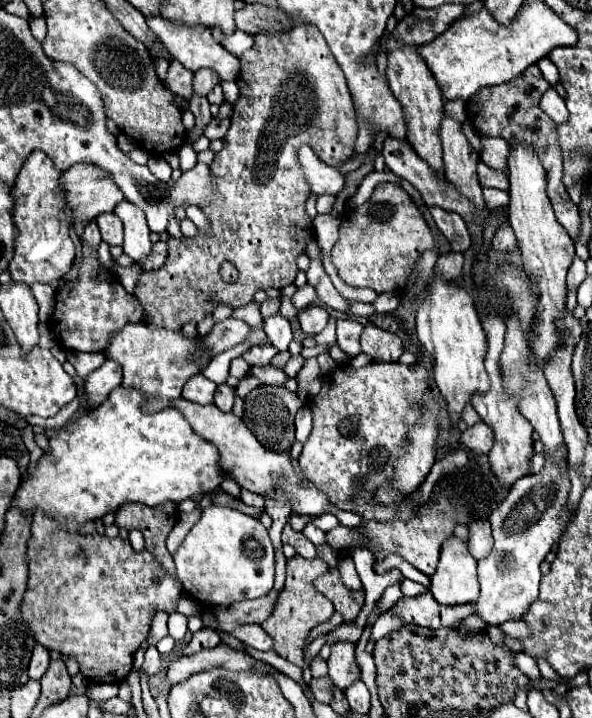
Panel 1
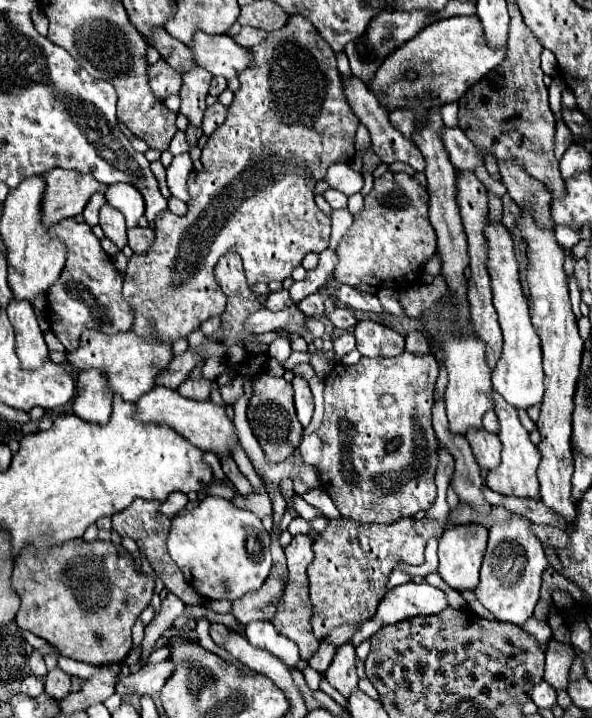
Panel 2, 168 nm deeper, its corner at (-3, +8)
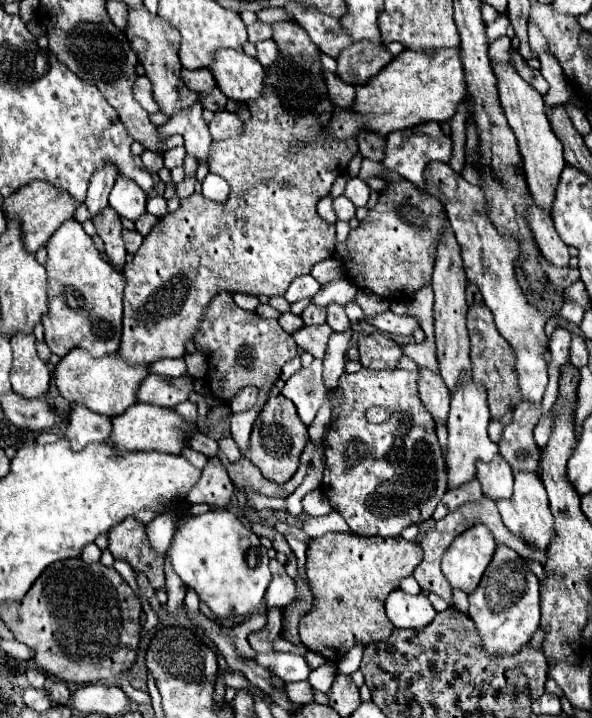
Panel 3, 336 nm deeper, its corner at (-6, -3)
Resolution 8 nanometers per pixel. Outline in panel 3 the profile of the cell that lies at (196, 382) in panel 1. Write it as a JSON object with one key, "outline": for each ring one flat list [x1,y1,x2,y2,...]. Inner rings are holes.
{"outline":[[182,402,182,404,178,404,176,408,174,408,180,416,184,416,184,420,188,420,188,422,196,422,196,416,198,416,198,408,196,408,196,404,192,404,192,402]]}

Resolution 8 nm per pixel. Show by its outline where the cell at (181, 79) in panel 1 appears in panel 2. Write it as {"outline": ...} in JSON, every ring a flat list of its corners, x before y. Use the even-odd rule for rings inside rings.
{"outline":[[157,61,149,67,149,85,151,91,157,95,157,99,167,99,173,93,179,93,181,89,181,73,177,73,167,61]]}

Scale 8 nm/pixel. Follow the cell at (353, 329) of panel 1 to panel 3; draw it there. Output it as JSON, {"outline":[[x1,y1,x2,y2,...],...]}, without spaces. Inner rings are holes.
{"outline":[[328,304,326,314,328,314,328,316,326,316,326,324,328,324,334,332,344,332,344,330,350,326,350,320,348,320,342,304]]}

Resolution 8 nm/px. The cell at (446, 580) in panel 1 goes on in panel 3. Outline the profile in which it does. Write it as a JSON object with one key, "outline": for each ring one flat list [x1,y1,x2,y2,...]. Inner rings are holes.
{"outline":[[476,524,476,528,468,528,468,532,462,532,442,556,442,572,448,578,450,586,470,594,472,588,478,586,488,562,494,556,494,550,496,550,496,540,492,532,488,532,488,528,484,528,482,524]]}

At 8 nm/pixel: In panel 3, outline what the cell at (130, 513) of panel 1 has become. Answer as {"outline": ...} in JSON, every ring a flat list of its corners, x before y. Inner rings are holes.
{"outline":[[126,518,108,532,108,550,116,560,124,560,132,570,148,576,154,588,164,588,164,558,158,556,146,536,146,528,134,518]]}

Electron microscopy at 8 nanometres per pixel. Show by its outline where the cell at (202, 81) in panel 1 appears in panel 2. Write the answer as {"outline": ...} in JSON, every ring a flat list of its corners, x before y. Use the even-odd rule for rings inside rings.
{"outline":[[195,65,191,71,183,73,183,87,179,91,181,95,181,109,179,113,183,113,189,123,193,125,201,125,203,113,205,113,205,97,209,93,209,85,211,85,213,75]]}

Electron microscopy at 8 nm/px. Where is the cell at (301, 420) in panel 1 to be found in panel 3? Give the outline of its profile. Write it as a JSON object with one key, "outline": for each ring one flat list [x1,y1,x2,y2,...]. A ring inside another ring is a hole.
{"outline":[[314,360,308,368,298,370,292,378,286,380,282,394,294,402,298,408,300,420,310,426,316,412,326,400,326,386,323,381,323,362]]}

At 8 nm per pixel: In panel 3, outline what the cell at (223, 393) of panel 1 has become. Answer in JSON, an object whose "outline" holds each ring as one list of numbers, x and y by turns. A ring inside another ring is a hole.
{"outline":[[248,386,248,388,242,388,230,402,230,410,232,412,246,412,250,408,256,406,256,400,258,400,258,390]]}

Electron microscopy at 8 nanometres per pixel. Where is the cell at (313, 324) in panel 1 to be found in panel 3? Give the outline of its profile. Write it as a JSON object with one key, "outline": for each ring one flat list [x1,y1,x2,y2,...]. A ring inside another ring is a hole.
{"outline":[[306,306,304,312,302,312,302,320,306,326,312,326,312,324,324,324,326,322,326,308,324,306]]}

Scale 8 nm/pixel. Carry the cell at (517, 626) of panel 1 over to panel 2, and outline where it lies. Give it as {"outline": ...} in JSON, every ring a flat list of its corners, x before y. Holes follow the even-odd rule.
{"outline":[[529,617,529,621,525,621,525,625,521,625,521,629,525,633,529,633,539,645,545,645,553,635,547,621,539,621,537,617]]}

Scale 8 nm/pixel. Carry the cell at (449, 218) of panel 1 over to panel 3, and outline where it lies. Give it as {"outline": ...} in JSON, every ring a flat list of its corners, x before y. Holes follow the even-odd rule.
{"outline":[[426,122,418,124,414,128,408,128,404,132,392,132,386,136,386,148,384,148,384,160,382,160,382,174,380,178,386,178,390,172,396,172,404,179,409,180,417,187,424,186,423,171,430,160,448,162,452,156,452,140,440,130,438,122]]}

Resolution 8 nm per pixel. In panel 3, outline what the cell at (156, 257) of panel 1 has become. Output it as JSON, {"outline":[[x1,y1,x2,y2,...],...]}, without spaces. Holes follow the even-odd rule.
{"outline":[[124,228,124,232,122,232,122,236,124,236,124,244,126,244,126,250,130,252,130,254,134,254,138,248,140,248,140,244,142,244,142,234,138,234,136,230,126,230]]}

